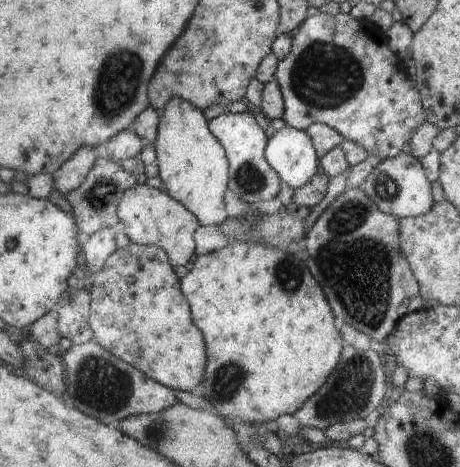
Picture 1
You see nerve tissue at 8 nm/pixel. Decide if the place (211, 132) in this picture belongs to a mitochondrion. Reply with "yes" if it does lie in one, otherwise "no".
no

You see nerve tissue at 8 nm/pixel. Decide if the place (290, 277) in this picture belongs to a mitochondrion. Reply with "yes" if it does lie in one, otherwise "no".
yes

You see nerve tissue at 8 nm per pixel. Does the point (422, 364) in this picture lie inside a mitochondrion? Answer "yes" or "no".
no

